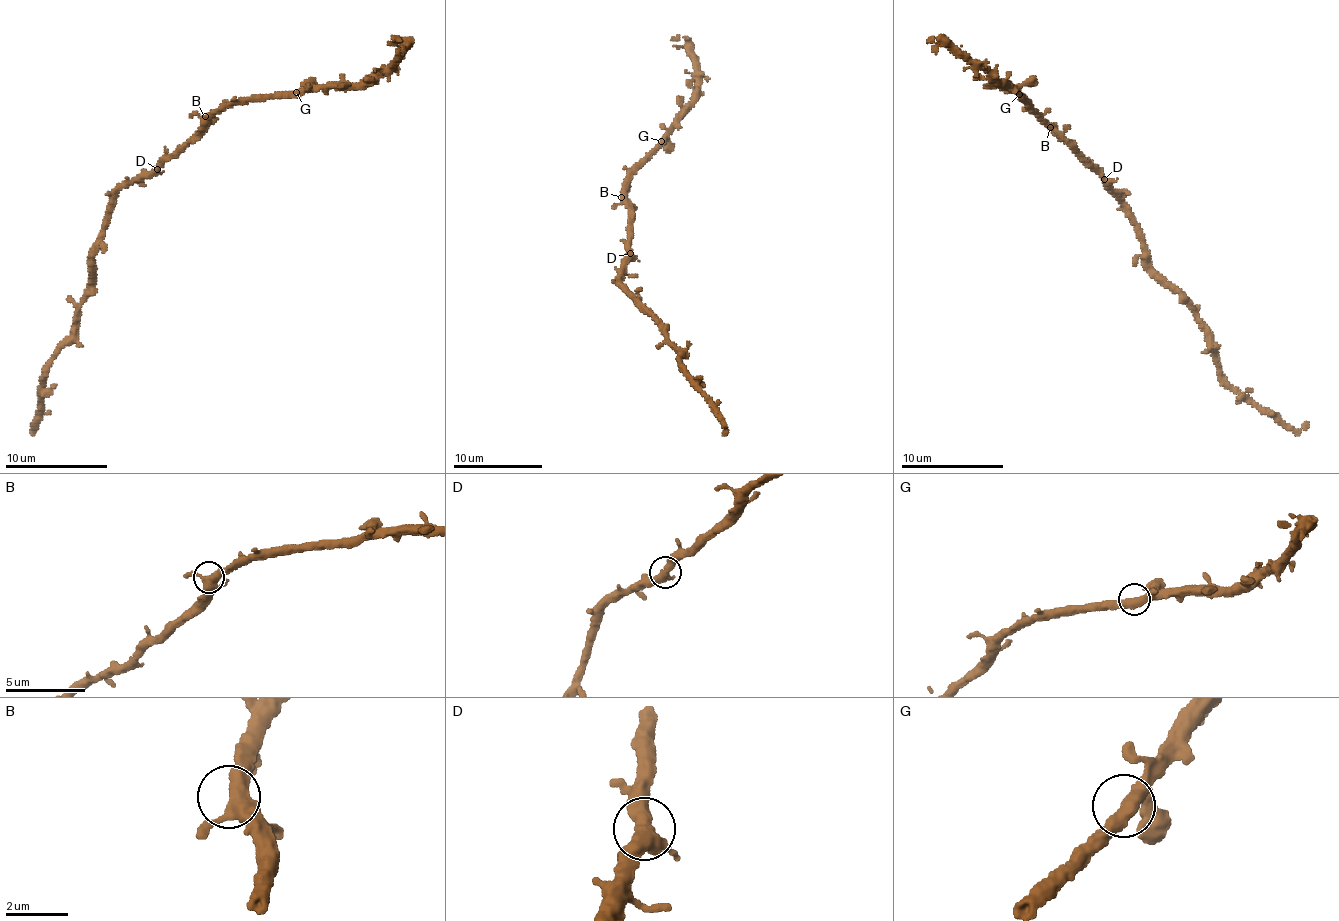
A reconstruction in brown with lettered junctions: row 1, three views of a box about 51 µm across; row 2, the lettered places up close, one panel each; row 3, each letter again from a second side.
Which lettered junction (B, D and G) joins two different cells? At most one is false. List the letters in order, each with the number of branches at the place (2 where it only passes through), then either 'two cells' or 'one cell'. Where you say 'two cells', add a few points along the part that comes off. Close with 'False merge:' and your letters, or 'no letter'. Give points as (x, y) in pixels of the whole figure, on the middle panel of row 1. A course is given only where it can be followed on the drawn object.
B: 3 | one cell
D: 3 | one cell
G: 2 | one cell
False merge: no letter

